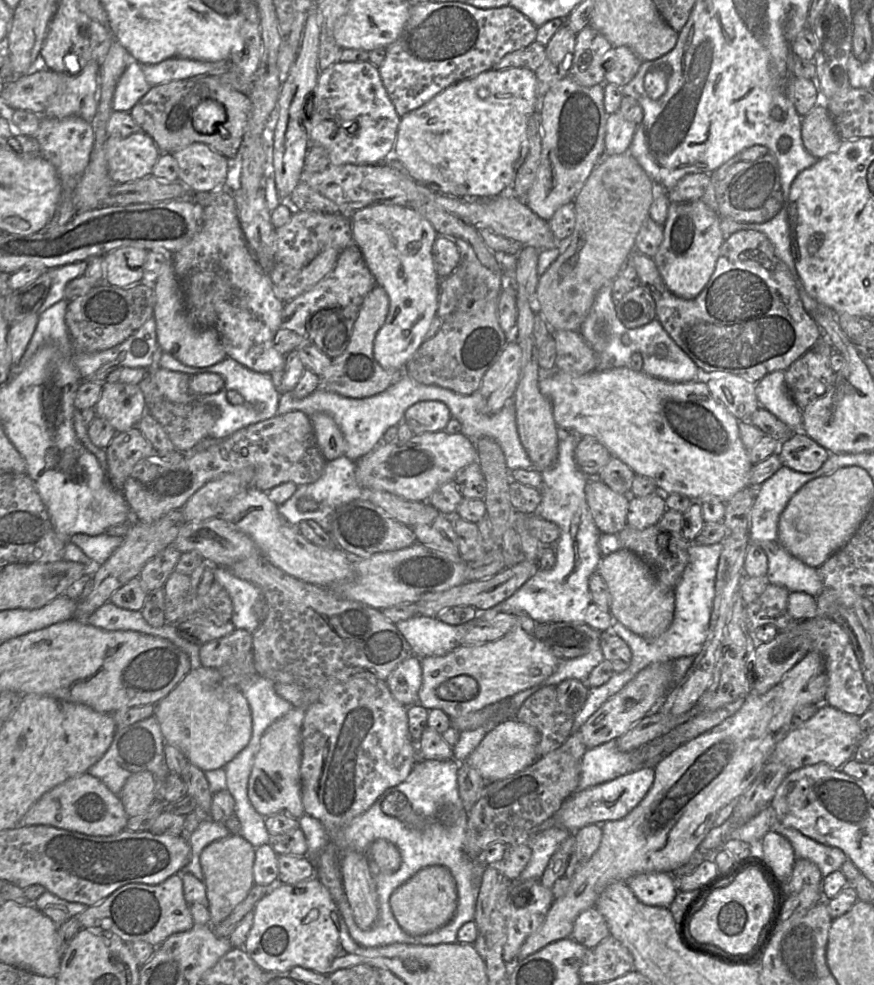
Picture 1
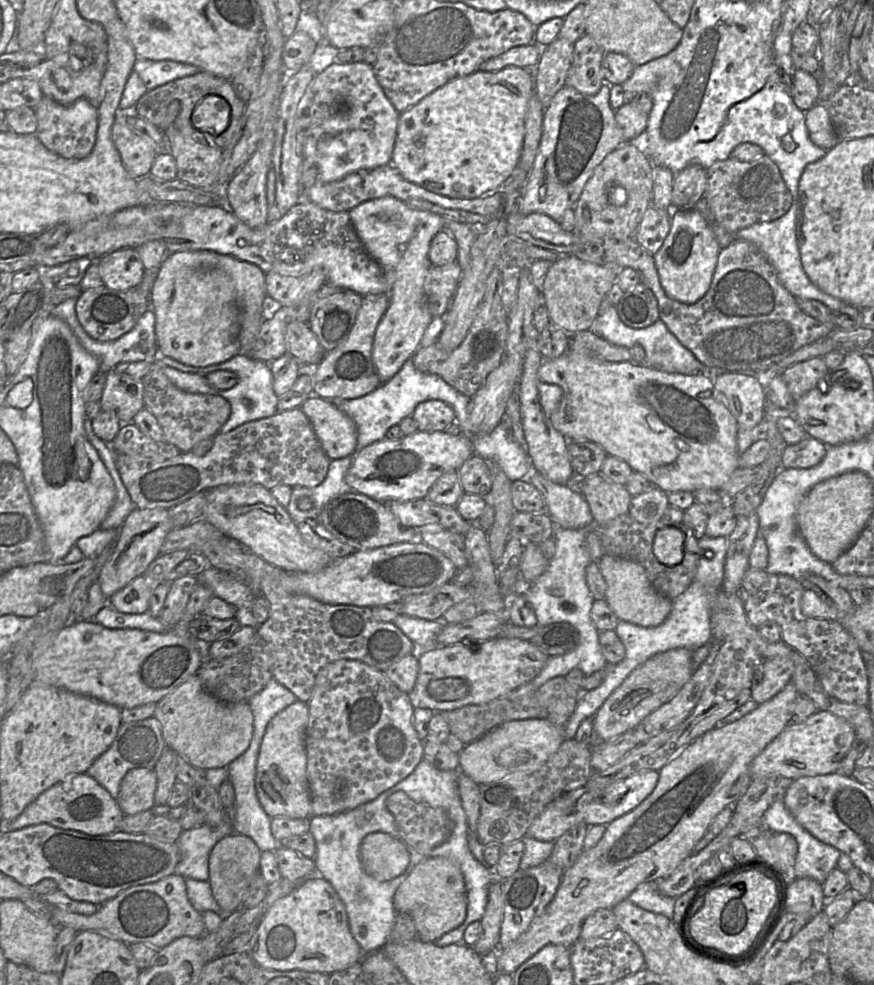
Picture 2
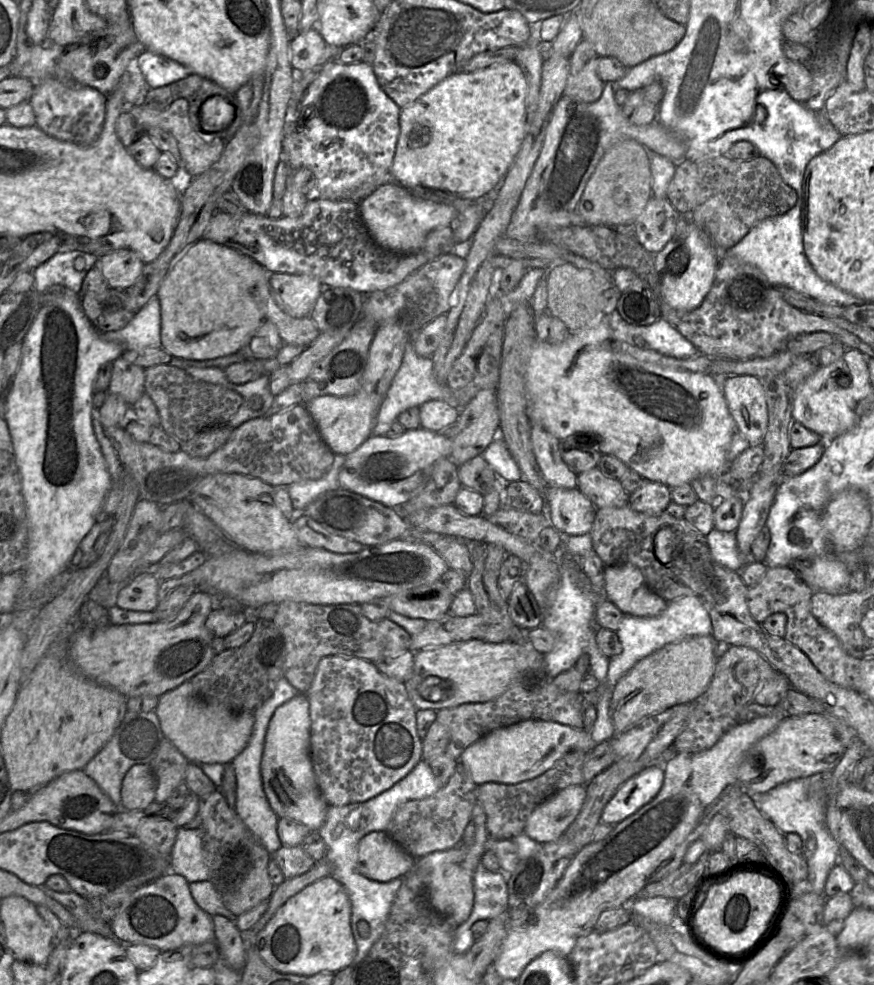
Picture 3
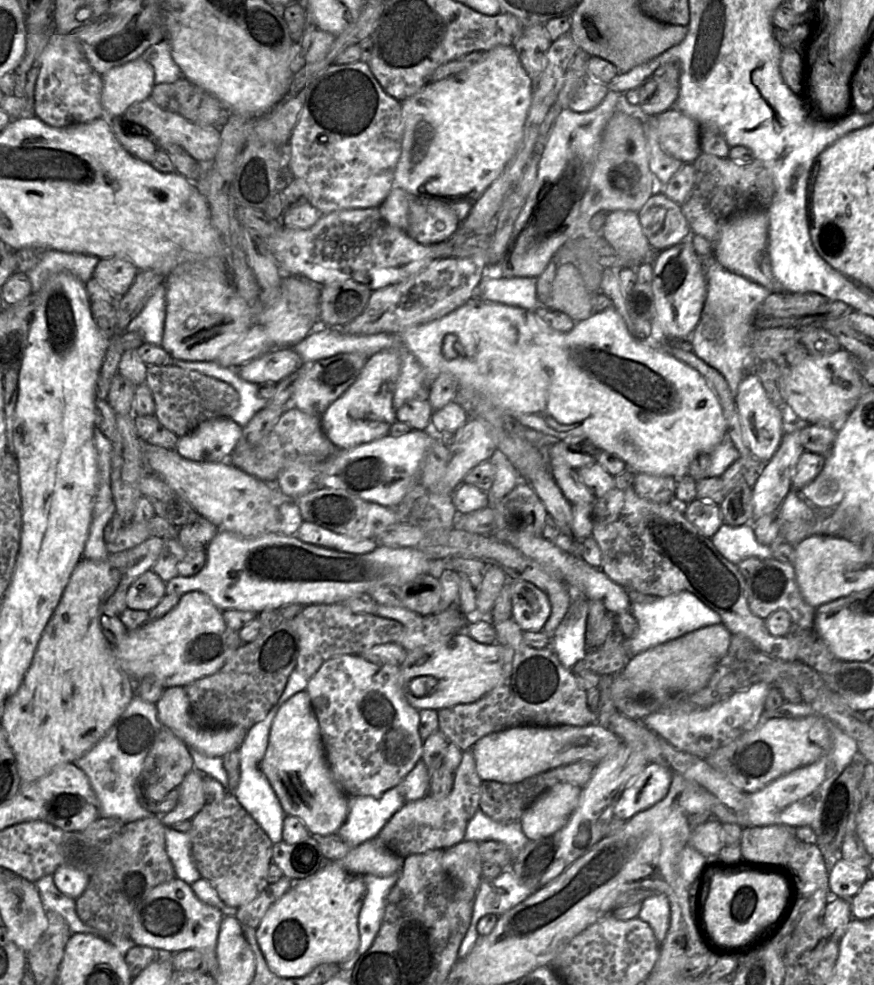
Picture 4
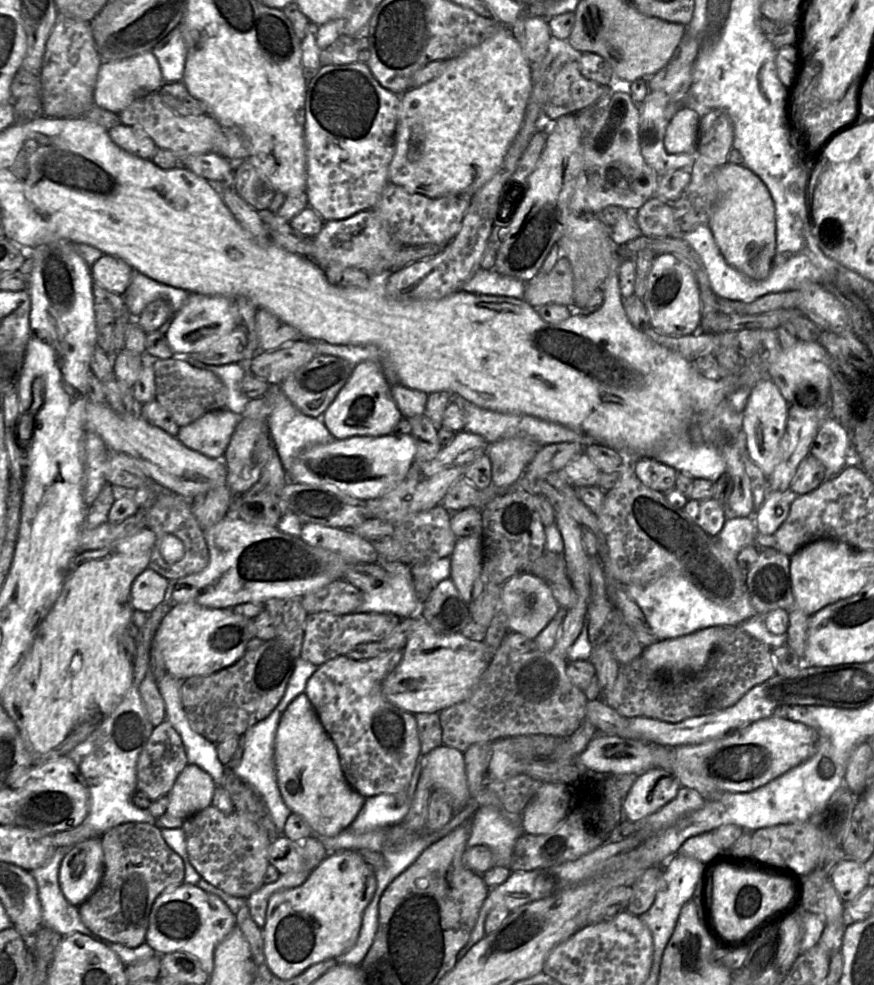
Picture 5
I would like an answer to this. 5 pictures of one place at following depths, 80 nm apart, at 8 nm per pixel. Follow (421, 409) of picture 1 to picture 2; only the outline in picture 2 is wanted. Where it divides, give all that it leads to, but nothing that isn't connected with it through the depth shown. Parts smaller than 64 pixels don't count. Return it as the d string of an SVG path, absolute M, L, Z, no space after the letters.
M426 400L419 403L412 415L418 431L438 432L456 421L453 409L441 400Z

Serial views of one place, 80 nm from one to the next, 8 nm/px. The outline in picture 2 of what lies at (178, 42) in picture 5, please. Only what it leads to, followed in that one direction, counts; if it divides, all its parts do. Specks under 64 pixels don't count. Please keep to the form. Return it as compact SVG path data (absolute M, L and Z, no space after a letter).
M137 57L133 71L125 84L119 109L123 112L131 112L148 90L198 72L200 72L199 68L189 64L172 60L153 61Z

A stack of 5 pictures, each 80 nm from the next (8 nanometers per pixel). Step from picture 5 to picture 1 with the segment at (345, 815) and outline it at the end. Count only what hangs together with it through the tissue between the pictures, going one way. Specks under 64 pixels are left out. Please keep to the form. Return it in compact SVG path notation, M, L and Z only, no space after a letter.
M292 707L283 717L273 722L260 741L259 750L255 756L251 773L248 779L247 795L255 810L263 817L275 814L287 814L299 819L305 814L301 799L301 728L305 718L306 709Z

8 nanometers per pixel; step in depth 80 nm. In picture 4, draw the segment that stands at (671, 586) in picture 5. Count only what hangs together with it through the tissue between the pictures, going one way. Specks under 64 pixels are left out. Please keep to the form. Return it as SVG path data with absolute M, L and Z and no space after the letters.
M687 591L666 597L657 597L649 601L634 601L631 614L637 620L636 633L633 637L625 639L625 648L631 658L654 646L674 640L700 628L721 624L722 622L718 613Z

